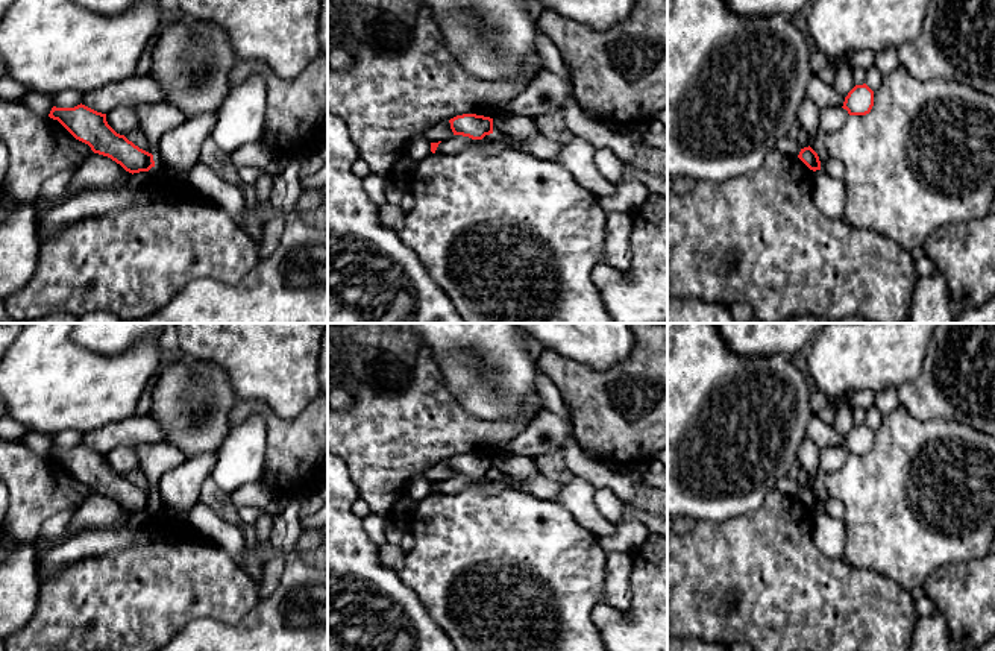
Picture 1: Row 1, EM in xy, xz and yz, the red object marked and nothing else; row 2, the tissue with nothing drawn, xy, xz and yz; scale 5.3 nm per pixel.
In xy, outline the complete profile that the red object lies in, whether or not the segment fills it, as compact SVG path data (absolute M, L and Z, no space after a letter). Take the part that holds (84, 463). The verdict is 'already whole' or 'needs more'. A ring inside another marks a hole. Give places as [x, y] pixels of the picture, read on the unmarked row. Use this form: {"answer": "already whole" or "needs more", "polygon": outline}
{"answer": "already whole", "polygon": "M80 443L74 448L53 446L49 457L58 460L76 480L88 484L94 493L111 498L132 514L155 507L153 495L117 473L108 464L106 454Z"}

